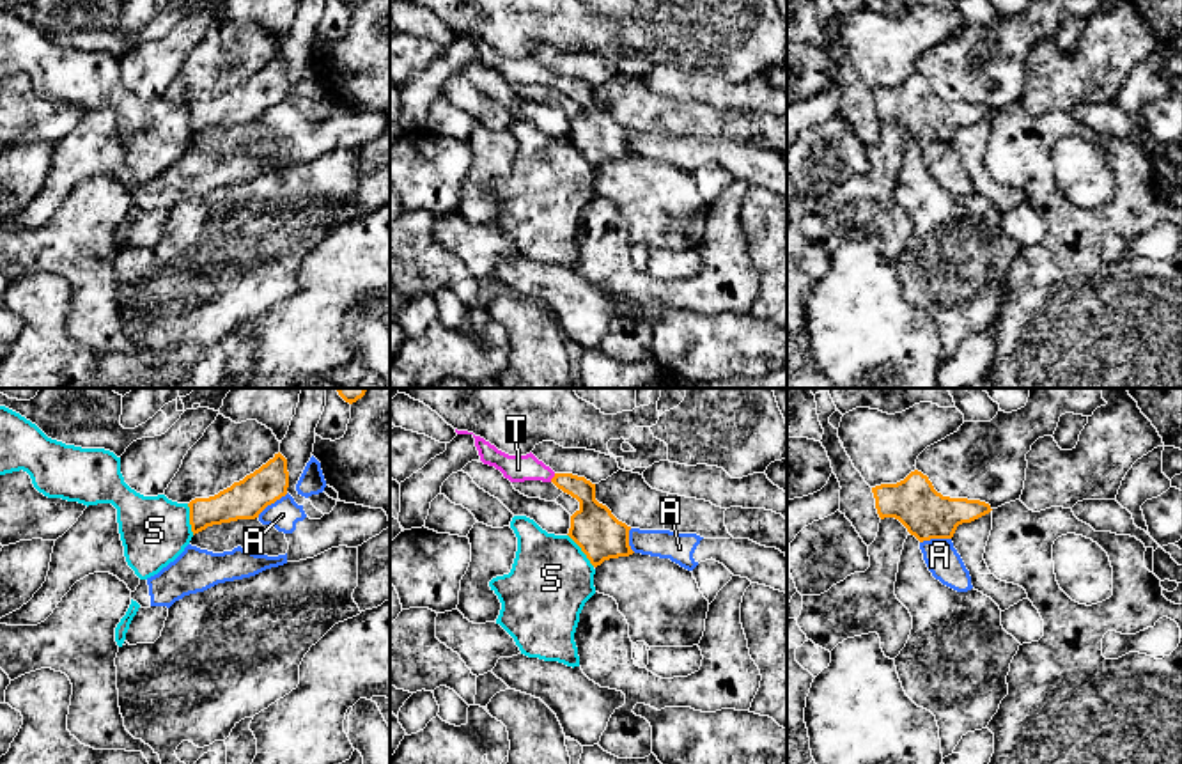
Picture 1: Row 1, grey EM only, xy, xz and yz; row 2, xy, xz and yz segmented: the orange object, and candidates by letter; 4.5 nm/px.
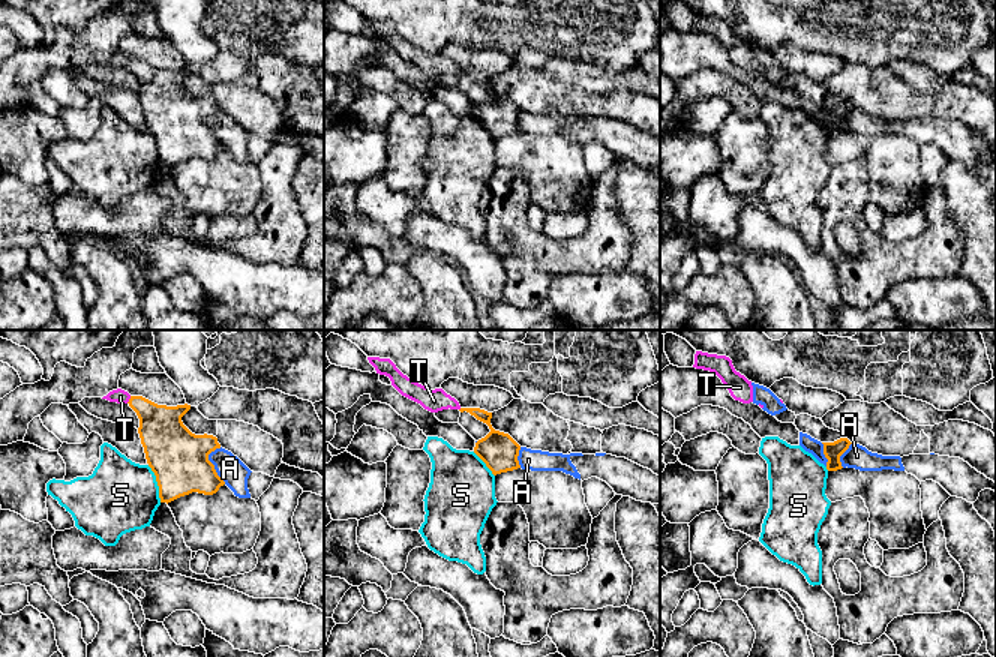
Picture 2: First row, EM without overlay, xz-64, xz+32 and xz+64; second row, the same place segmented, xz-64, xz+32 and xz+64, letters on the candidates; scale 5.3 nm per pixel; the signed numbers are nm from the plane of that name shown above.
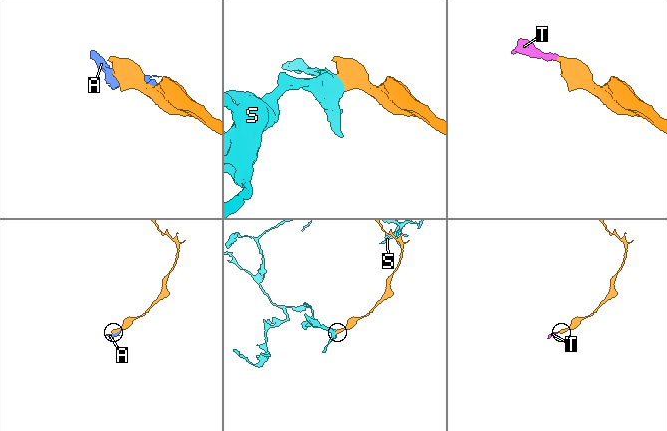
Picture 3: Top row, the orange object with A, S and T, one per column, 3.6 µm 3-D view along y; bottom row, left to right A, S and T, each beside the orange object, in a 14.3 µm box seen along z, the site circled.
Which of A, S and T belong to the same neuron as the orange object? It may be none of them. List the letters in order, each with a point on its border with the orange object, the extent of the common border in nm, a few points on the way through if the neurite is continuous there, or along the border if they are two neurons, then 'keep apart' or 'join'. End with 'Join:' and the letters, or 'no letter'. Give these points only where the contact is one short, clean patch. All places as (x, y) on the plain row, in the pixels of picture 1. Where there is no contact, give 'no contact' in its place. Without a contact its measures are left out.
A: meets orange in xy at (272, 105); contact 180 nm long; keep apart
S: meets orange in xz at (582, 153); contact 200 nm long; border along xz (567, 137), (594, 169); keep apart
T: meets orange in xz at (553, 80); contact 50 nm long; runs through xz (592, 119), (587, 103), (553, 80), (532, 71), (518, 71); join
Join: T

